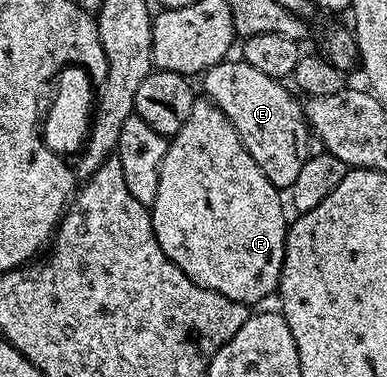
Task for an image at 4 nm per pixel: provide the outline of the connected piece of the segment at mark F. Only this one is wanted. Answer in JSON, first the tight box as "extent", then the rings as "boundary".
{"extent":[150,99,288,307],"boundary":[[[209,99],[195,100],[192,115],[188,115],[184,127],[180,127],[176,136],[169,138],[169,143],[168,155],[164,155],[164,163],[160,167],[160,187],[156,191],[156,203],[150,209],[154,234],[164,255],[168,255],[168,259],[172,259],[172,263],[176,263],[176,267],[180,267],[180,271],[184,271],[184,275],[188,275],[188,279],[192,279],[201,289],[211,289],[236,303],[244,303],[251,307],[257,306],[257,301],[264,300],[269,293],[273,294],[277,290],[278,280],[282,278],[288,228],[288,216],[286,217],[285,211],[282,210],[283,194],[268,179],[268,175],[264,175],[264,171],[260,171],[260,167],[256,167],[256,159],[252,159],[252,155],[248,155],[240,135],[236,135],[234,124],[226,118],[224,111],[216,108],[213,101]]]}

